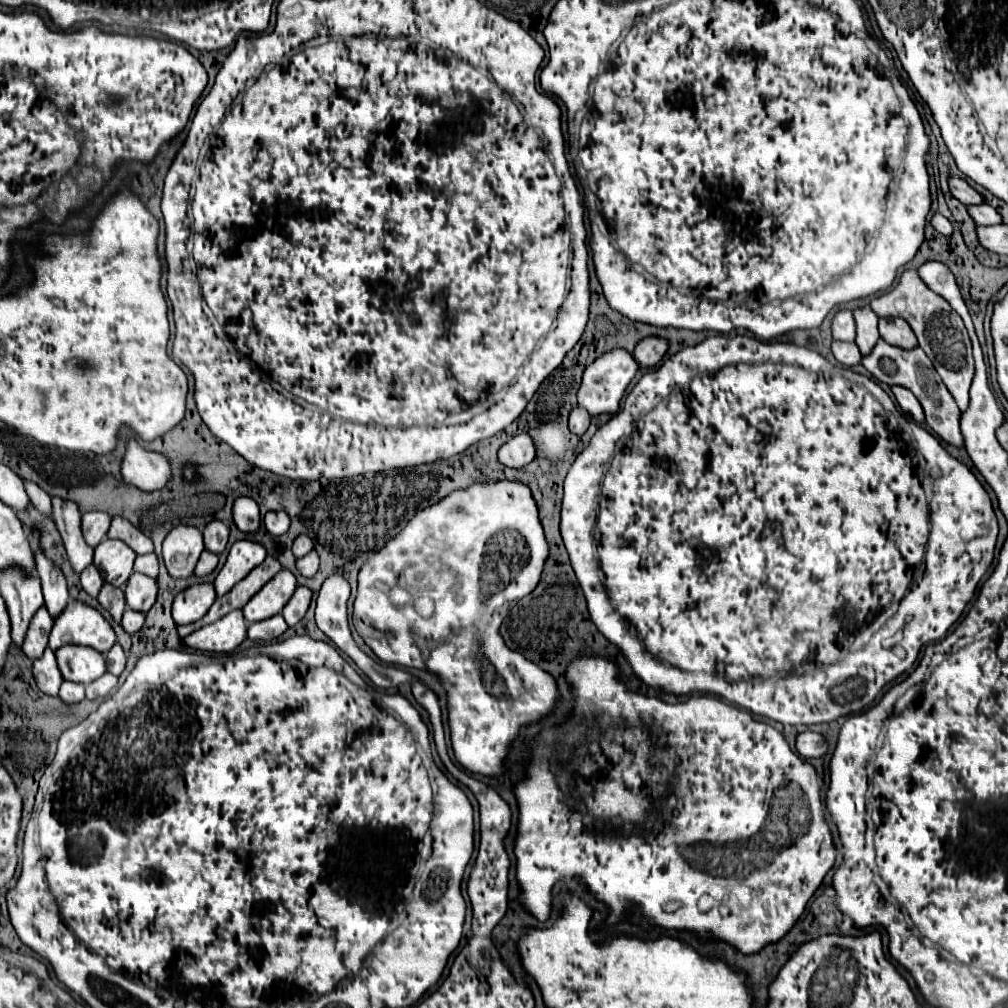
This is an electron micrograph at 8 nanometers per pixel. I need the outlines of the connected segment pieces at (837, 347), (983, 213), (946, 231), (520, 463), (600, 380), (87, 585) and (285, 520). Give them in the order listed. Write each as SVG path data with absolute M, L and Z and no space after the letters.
M833 341L833 355L845 367L853 367L861 361L861 353L859 353L859 347L855 343Z
M983 203L983 205L971 205L969 207L969 215L975 219L977 225L997 225L1001 223L999 213L995 207Z
M937 213L937 215L931 219L931 225L933 225L941 235L945 235L945 237L951 237L951 233L953 233L951 221L949 221L947 217L943 217L941 213Z
M527 433L515 435L509 443L505 443L499 449L499 461L513 469L523 469L525 465L529 465L535 459L535 455L537 455L535 443L533 443L531 435L527 435Z
M615 349L615 351L609 351L607 355L601 355L583 373L583 383L581 383L579 391L577 391L579 407L587 409L591 417L617 413L619 403L621 403L621 399L625 395L625 389L631 383L631 379L635 377L637 369L639 369L639 365L635 363L635 359L633 359L633 355L629 351Z
M89 565L83 573L81 573L81 587L85 593L89 593L91 597L97 597L101 587L103 587L103 579L99 575L99 571L95 569L95 565Z
M269 511L263 523L271 535L283 535L289 529L289 515L285 515L285 511Z

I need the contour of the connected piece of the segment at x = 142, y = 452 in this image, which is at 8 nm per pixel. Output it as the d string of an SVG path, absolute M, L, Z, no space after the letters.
M129 439L125 445L125 457L121 461L121 475L127 485L141 491L159 491L171 479L171 463L163 453L143 449L137 439Z

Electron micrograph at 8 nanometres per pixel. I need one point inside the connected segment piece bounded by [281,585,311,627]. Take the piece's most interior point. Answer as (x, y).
(297, 607)

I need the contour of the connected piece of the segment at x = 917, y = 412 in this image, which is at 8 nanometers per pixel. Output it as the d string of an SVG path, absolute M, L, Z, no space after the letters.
M893 387L891 391L893 391L893 395L895 395L899 407L901 407L907 415L911 415L917 423L925 423L923 409L921 409L917 397L915 397L911 391L907 391L907 389L903 389L903 387Z

